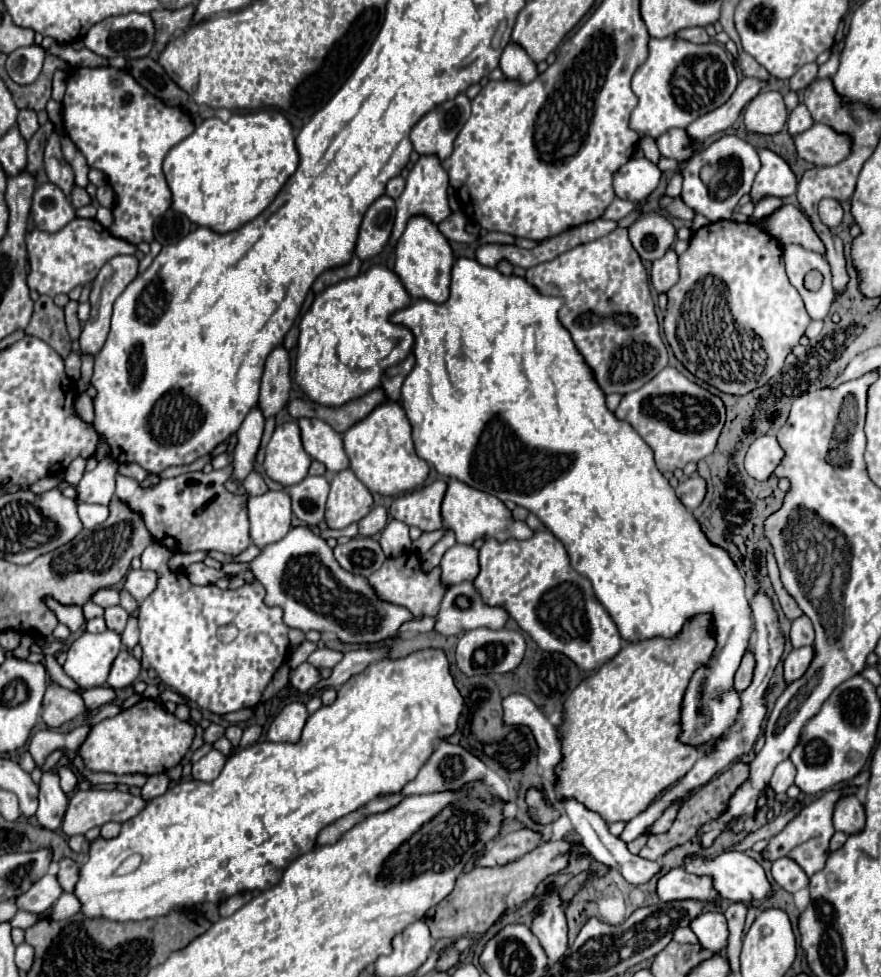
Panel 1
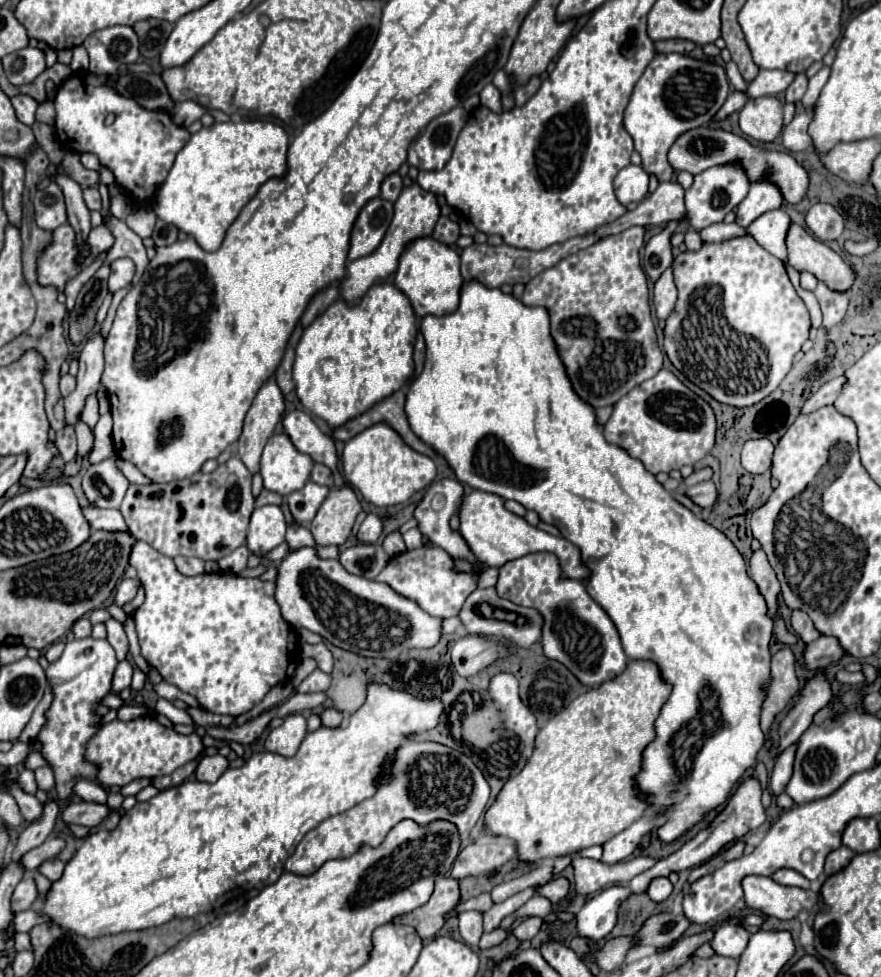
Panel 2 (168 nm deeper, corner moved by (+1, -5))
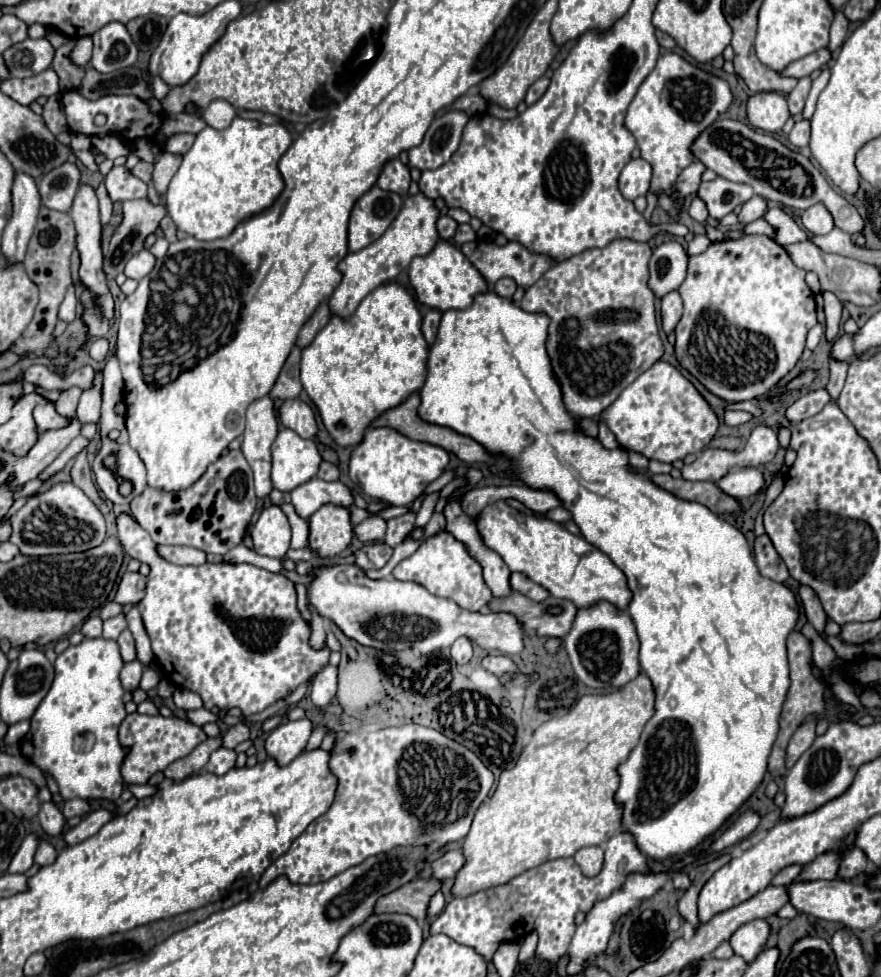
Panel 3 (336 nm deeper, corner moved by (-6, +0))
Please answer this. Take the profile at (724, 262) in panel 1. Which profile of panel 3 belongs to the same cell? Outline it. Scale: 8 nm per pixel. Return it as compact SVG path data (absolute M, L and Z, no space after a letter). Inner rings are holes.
M746 235L742 239L726 239L720 243L712 243L704 253L690 257L688 263L688 275L684 279L684 283L680 285L678 293L684 301L684 315L676 327L676 359L678 363L692 373L710 393L714 393L716 397L724 399L724 401L746 401L746 399L760 399L764 397L774 385L778 385L778 381L788 375L796 361L800 359L802 351L804 351L804 343L806 343L806 333L818 323L816 321L816 303L814 303L814 293L810 291L810 287L804 283L804 275L806 271L796 267L792 263L792 259L788 257L786 249L782 245L778 245L774 239L766 237L766 235Z

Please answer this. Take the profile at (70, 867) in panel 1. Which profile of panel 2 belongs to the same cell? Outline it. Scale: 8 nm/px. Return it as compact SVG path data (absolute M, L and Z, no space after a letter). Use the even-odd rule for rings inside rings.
M51 858L51 860L47 860L47 862L43 862L43 864L39 866L39 872L41 872L45 878L49 878L51 882L53 882L53 880L59 880L63 870L65 870L65 862L59 860L59 858Z

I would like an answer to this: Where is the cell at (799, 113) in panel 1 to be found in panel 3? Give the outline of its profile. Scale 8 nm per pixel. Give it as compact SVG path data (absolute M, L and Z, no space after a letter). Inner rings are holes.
M798 119L796 125L794 125L794 129L790 131L788 139L796 147L806 147L808 141L810 141L810 123L806 119Z

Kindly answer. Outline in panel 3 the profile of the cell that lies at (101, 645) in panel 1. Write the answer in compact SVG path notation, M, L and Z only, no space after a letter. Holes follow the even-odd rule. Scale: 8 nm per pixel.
M98 637L70 645L58 655L54 683L30 719L30 739L20 743L22 755L58 783L66 801L74 797L116 801L122 795L120 767L128 755L118 741L118 727L126 717L118 677L122 665L116 641Z

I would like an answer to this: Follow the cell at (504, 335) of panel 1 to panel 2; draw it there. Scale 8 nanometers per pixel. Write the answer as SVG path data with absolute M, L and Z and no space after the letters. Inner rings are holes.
M467 280L461 286L459 308L445 316L425 316L421 320L421 334L427 344L425 366L423 366L421 376L411 382L407 390L407 402L405 402L405 412L407 412L413 432L421 436L421 440L425 440L429 448L433 448L435 452L441 452L447 466L455 472L455 478L461 484L471 486L475 490L497 494L505 500L515 500L527 510L535 510L541 522L547 522L559 528L561 536L573 542L581 550L581 562L589 568L589 578L585 580L585 588L589 596L593 596L593 600L597 600L597 604L601 604L601 608L613 620L621 636L625 654L631 660L657 662L663 678L669 684L673 684L673 692L655 722L657 738L645 748L643 766L641 766L641 772L637 774L637 784L641 792L653 794L653 798L649 800L651 808L655 808L665 818L665 824L659 828L659 838L663 842L673 842L675 838L685 834L689 828L693 828L707 810L727 802L733 784L743 776L743 772L749 766L755 764L755 756L759 748L763 746L765 736L759 728L759 712L761 712L761 702L765 696L761 694L761 686L769 682L769 662L771 662L769 644L773 638L771 634L773 622L767 616L765 600L759 594L757 584L747 576L745 562L741 554L737 552L737 548L733 546L733 542L723 532L719 532L705 520L697 518L689 508L677 502L677 498L671 492L667 492L651 472L647 472L641 460L629 456L629 452L625 452L621 446L609 444L605 440L603 426L597 422L595 410L589 408L589 404L585 404L577 396L577 392L573 392L573 384L569 384L569 376L565 376L565 364L561 364L557 344L551 338L549 312L545 308L525 306L513 294L505 294L499 288L487 288L479 280Z

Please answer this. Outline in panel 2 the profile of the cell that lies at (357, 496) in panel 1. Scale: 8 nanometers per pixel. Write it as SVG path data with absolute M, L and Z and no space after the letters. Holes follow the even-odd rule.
M333 486L309 528L315 542L319 546L329 546L329 544L341 546L349 538L359 512L361 512L361 502L353 492L353 488Z

